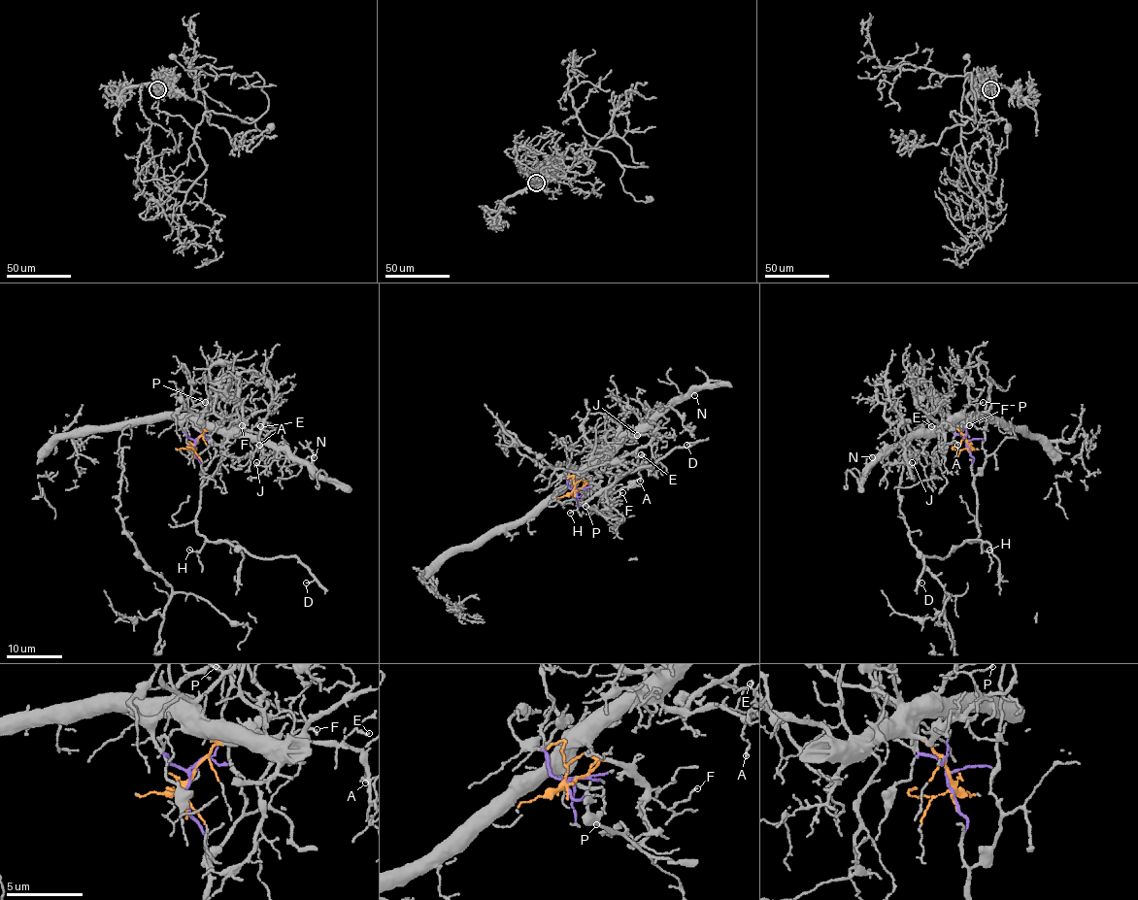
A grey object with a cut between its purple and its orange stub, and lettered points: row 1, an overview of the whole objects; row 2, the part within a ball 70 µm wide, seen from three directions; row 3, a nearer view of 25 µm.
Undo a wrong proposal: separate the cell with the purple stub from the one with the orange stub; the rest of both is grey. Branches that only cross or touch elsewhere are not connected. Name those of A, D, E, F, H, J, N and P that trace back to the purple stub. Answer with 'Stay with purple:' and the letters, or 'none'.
Stay with purple: D, H

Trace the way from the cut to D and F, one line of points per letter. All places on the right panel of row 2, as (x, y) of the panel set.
D: (966, 445), (973, 459), (979, 534), (975, 541), (956, 546), (945, 557), (925, 556), (919, 579), (921, 583)
F: (967, 445), (959, 431), (976, 419), (969, 425)

